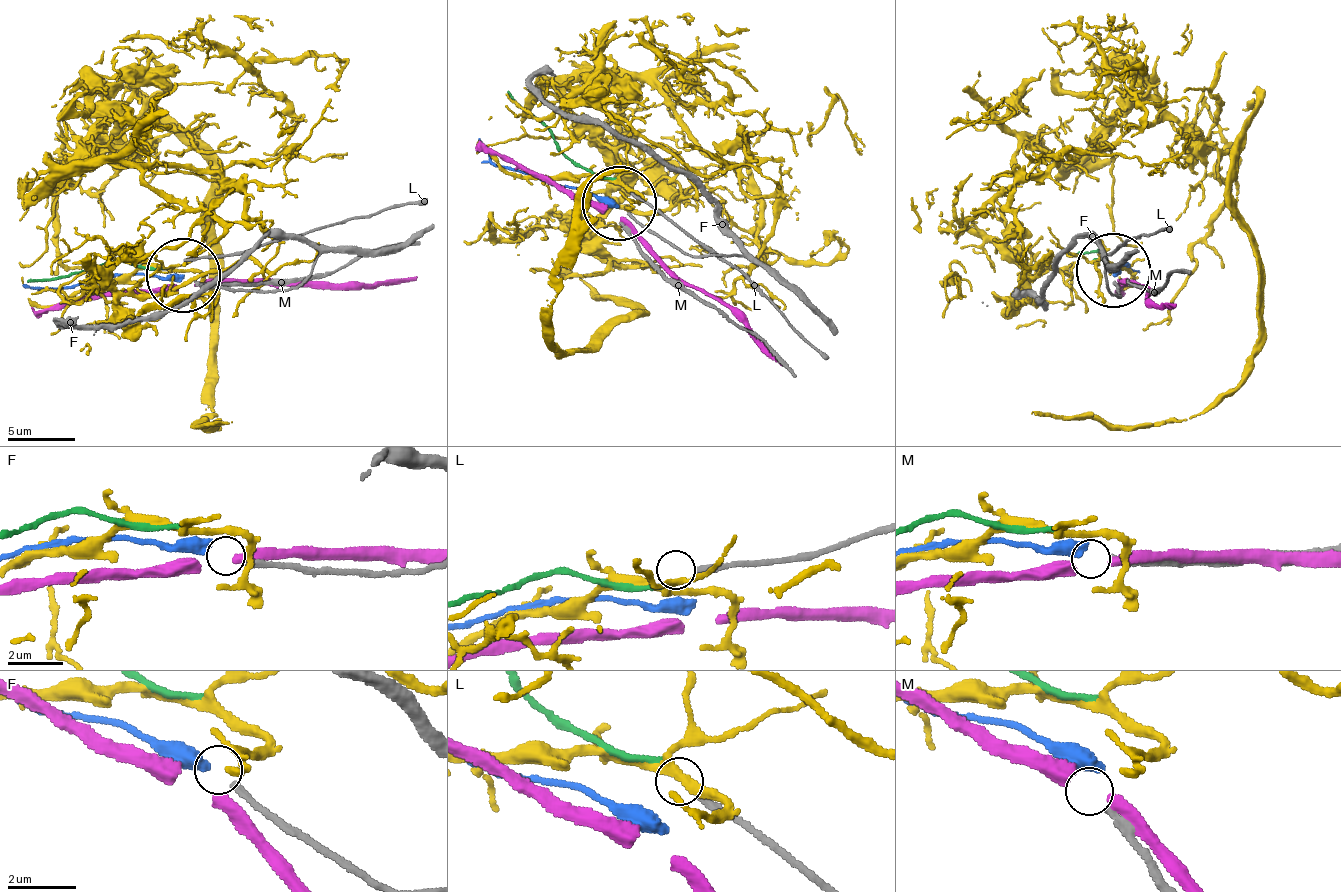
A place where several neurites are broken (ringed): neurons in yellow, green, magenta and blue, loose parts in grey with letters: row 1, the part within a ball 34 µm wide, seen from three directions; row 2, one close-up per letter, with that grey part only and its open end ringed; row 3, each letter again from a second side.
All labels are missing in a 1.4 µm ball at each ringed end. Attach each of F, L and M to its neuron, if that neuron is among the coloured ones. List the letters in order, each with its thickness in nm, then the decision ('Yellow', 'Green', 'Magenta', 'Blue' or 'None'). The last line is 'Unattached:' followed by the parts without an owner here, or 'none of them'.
F: Thickness 200 nm. None
L: Thickness 220 nm. None
M: Thickness 200 nm. None
Unattached: F, L, M

